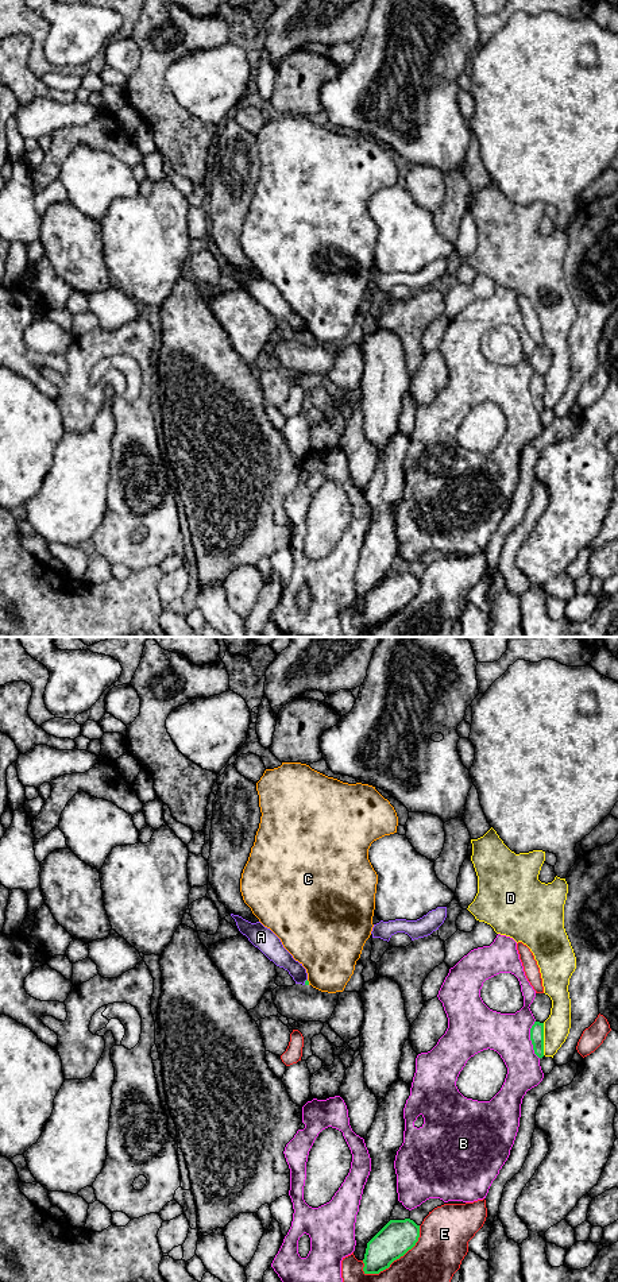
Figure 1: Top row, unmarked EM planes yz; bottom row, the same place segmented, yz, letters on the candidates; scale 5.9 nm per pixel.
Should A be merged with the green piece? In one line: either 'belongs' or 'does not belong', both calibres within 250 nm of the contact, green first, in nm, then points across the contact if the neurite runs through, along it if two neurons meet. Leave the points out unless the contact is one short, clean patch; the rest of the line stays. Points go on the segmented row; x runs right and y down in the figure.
does not belong; 30 nm thick on the green side, 120 nm on the other; border along yz (306, 979), (304, 984)

